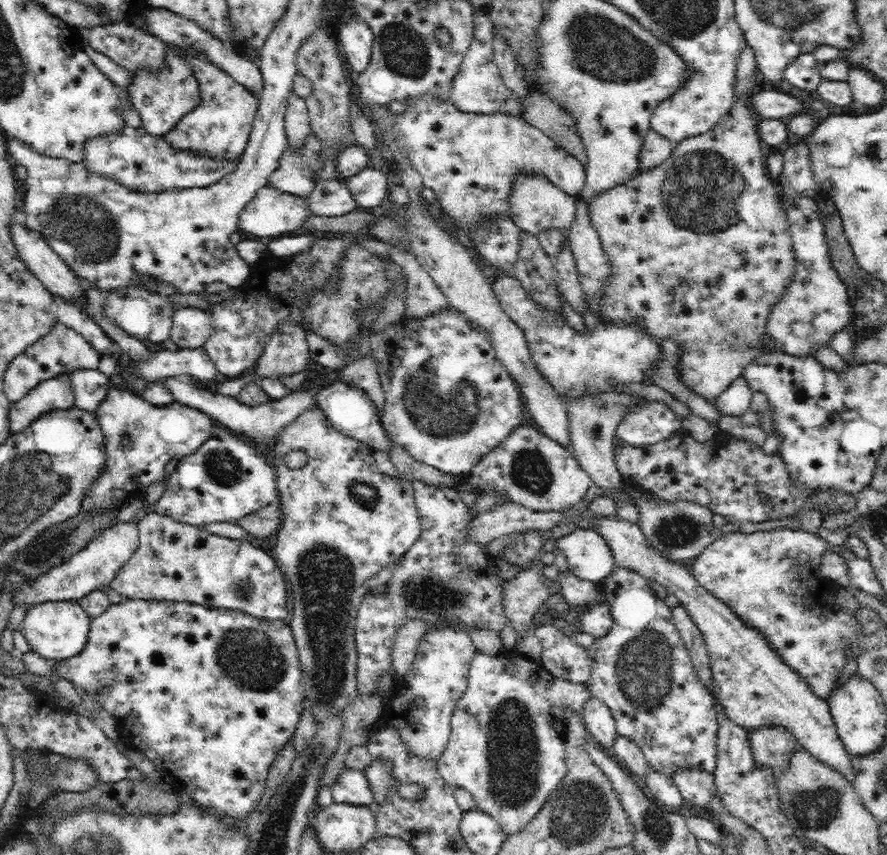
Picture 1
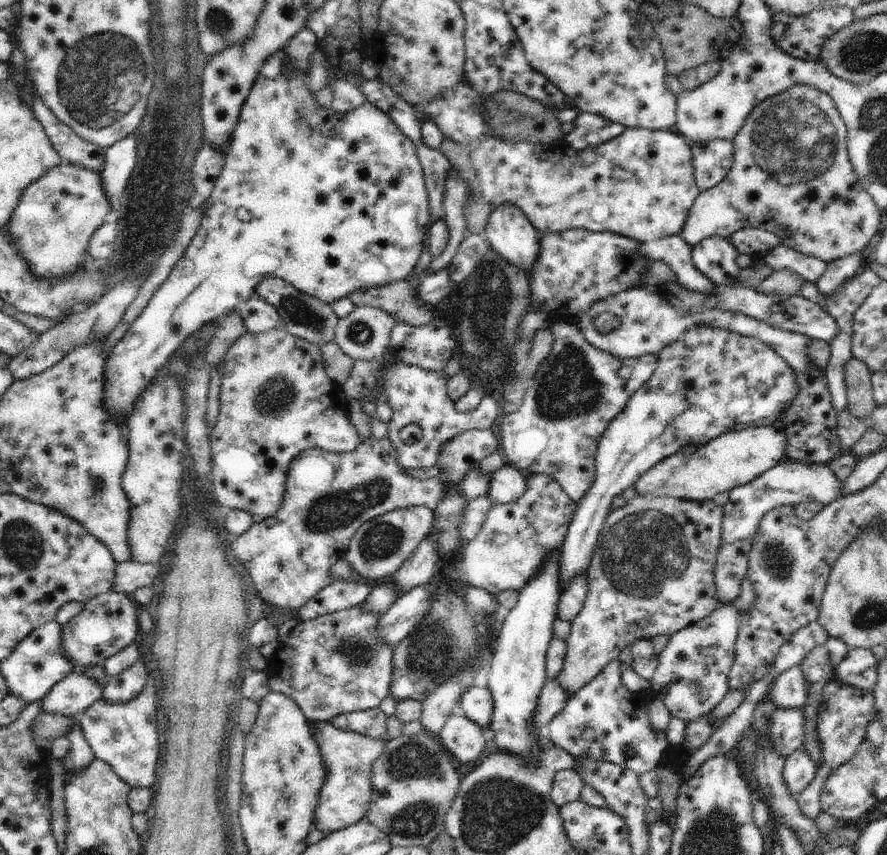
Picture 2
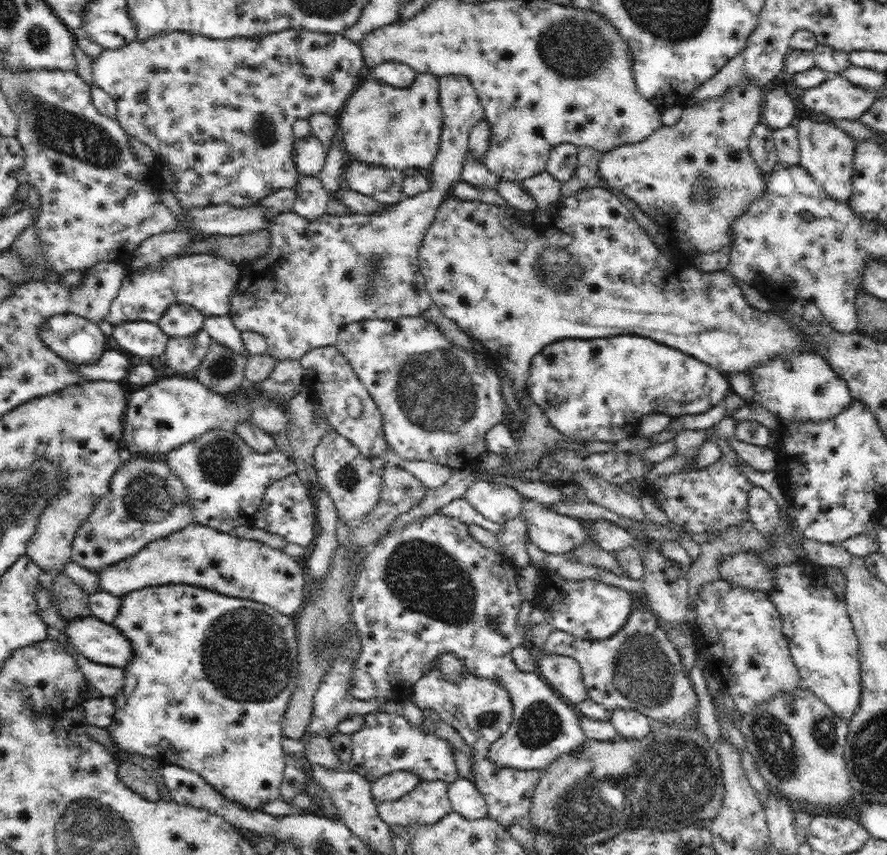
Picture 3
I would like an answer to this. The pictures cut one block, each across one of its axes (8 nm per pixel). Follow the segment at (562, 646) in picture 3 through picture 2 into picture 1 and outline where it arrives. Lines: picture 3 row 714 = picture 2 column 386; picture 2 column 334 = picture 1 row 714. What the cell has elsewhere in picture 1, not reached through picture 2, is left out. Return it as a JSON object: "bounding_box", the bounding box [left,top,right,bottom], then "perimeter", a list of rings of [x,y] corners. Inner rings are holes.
{"bounding_box":[586,565,718,778],"perimeter":[[[614,565],[612,572],[604,578],[604,592],[606,592],[606,602],[610,605],[610,613],[612,614],[613,624],[607,636],[594,640],[594,644],[588,648],[588,653],[592,659],[592,676],[586,682],[589,692],[592,697],[599,698],[606,703],[606,706],[611,710],[615,718],[617,734],[624,736],[636,742],[636,745],[643,750],[645,760],[654,771],[664,773],[673,778],[673,774],[678,769],[698,768],[706,772],[714,772],[716,768],[717,758],[717,732],[718,732],[718,715],[715,709],[714,696],[706,687],[706,683],[700,680],[694,668],[692,659],[689,656],[686,644],[682,641],[679,631],[676,629],[675,623],[671,616],[671,610],[666,603],[659,598],[652,587],[648,584],[647,577],[638,574],[635,570],[624,568],[623,566]]]}

